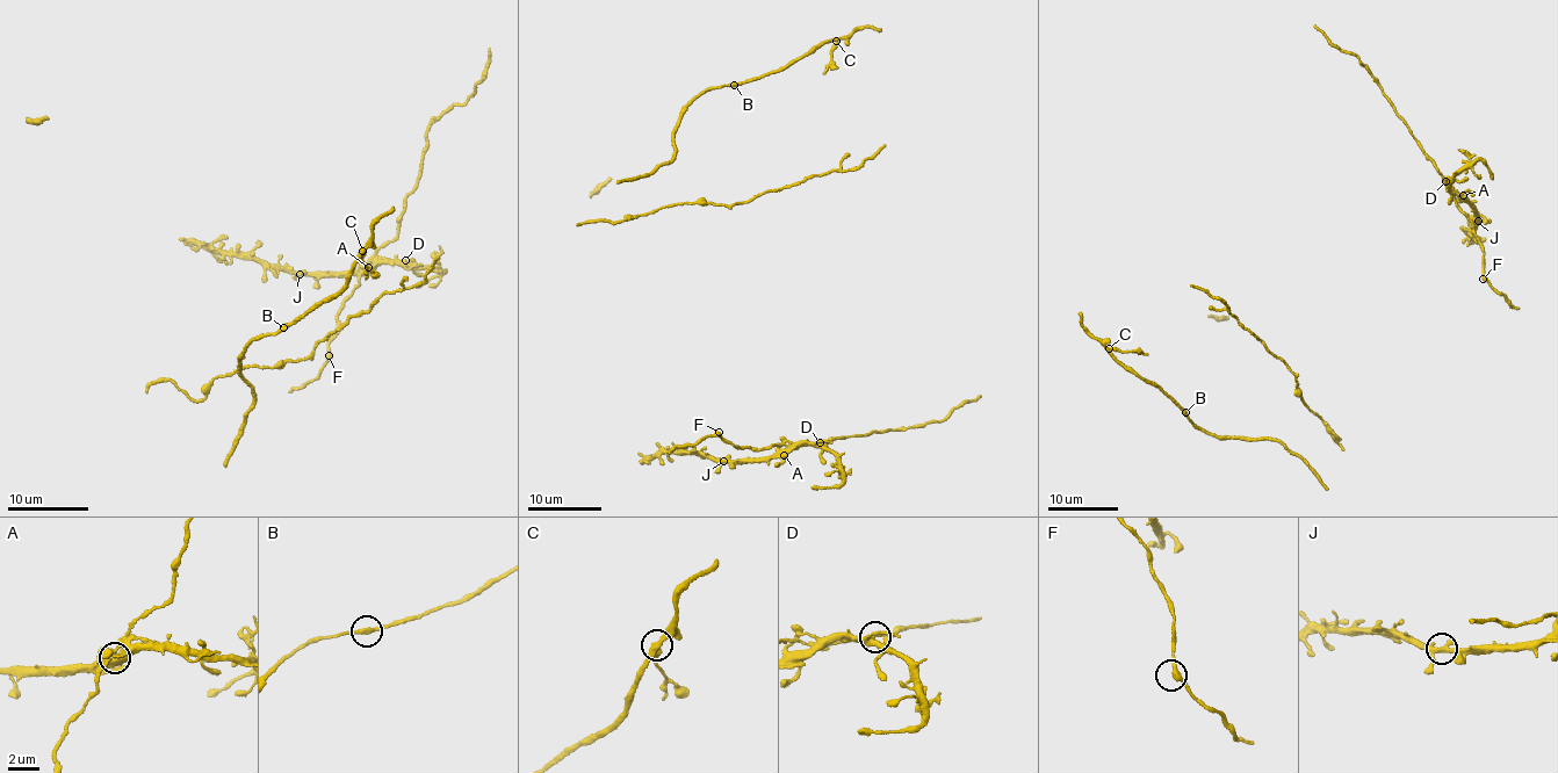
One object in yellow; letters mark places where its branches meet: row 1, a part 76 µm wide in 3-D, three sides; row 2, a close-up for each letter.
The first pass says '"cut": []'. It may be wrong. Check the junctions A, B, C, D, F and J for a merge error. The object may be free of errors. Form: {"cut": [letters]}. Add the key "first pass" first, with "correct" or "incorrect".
{"first pass": "incorrect", "cut": ["C"]}

